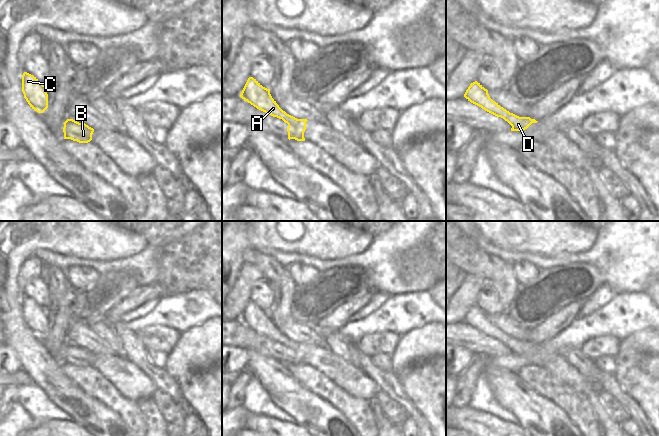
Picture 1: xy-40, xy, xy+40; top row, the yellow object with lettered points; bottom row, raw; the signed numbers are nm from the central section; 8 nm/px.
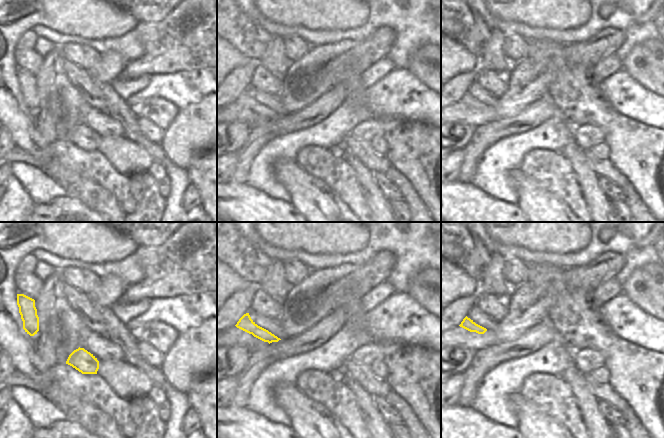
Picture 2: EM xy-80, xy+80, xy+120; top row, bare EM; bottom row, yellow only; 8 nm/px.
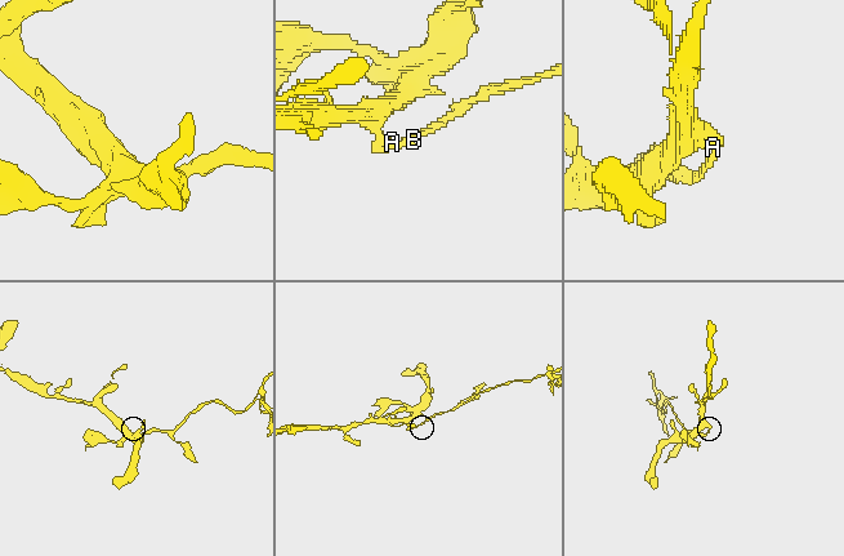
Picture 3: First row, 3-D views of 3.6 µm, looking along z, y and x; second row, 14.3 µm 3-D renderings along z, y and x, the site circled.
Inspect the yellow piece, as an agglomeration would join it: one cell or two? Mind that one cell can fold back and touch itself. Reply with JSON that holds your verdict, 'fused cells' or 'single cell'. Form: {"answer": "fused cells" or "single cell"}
{"answer": "fused cells"}

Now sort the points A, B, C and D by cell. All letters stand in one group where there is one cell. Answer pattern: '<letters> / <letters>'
A C / B D

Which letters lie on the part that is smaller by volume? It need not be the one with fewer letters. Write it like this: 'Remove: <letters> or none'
Remove: B, D

